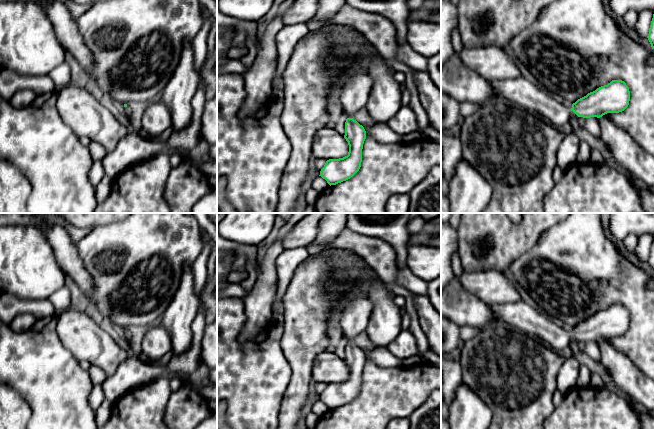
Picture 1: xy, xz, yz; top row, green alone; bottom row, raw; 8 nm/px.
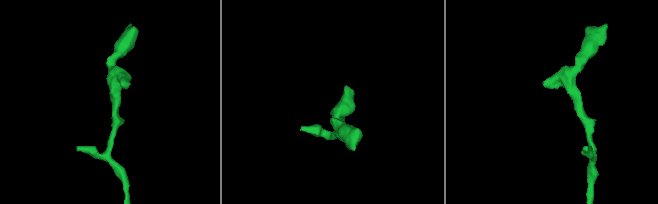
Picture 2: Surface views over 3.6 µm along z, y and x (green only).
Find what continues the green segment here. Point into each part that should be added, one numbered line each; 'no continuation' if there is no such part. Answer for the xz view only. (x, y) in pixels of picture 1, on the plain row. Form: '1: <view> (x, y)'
1: xz (355, 312)

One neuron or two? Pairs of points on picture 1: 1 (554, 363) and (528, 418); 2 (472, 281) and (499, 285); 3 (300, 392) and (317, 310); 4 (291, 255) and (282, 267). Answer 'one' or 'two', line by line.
1: one
2: one
3: one
4: one

